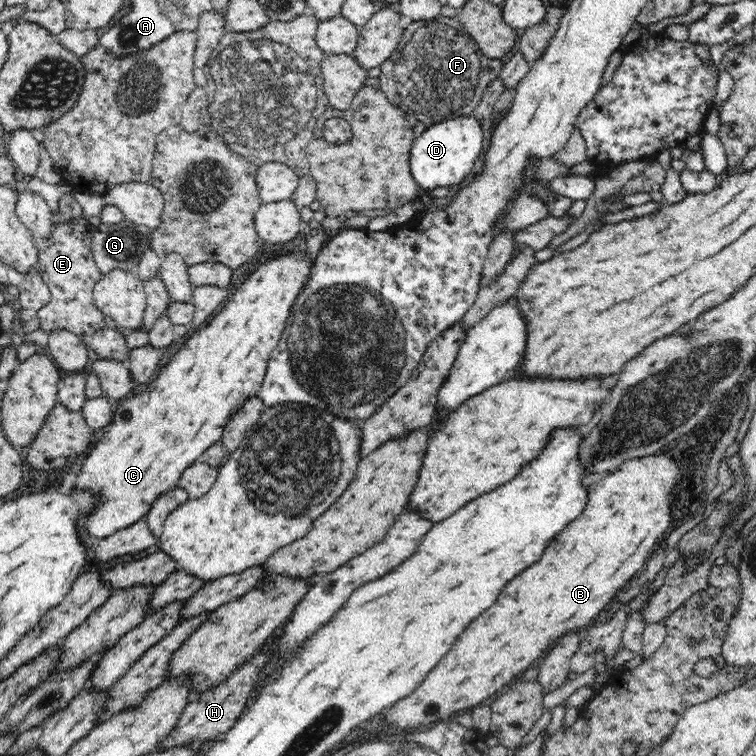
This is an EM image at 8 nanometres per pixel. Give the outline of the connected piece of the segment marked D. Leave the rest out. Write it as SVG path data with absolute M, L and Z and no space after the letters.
M474 116L454 118L440 122L428 129L420 128L421 135L416 138L409 154L409 165L416 186L426 192L434 192L440 187L452 187L460 184L472 174L474 162L484 154L484 132L481 122Z

